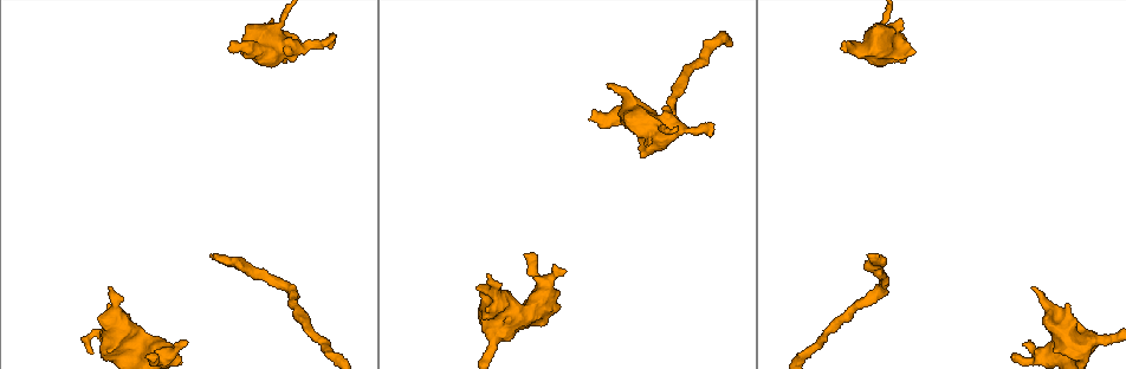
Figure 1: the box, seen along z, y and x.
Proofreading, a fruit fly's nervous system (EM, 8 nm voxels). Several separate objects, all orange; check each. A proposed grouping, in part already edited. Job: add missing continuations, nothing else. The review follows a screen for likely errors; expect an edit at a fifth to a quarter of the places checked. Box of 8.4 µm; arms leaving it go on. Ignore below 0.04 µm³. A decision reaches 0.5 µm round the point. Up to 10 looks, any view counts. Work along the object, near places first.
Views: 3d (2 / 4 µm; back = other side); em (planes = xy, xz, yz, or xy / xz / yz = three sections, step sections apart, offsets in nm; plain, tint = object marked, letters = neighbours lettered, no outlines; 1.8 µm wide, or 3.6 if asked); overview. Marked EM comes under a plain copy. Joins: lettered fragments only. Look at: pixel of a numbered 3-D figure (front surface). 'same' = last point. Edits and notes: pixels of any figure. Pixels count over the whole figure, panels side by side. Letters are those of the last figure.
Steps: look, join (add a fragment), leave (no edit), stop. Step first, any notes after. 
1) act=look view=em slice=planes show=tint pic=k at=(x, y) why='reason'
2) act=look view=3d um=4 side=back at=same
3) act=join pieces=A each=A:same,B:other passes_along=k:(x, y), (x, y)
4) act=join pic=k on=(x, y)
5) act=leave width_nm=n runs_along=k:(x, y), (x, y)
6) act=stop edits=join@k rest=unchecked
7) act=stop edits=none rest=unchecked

act=look view=em slice=xy step=4 show=letters pic=1 at=(330, 35) why='free end'

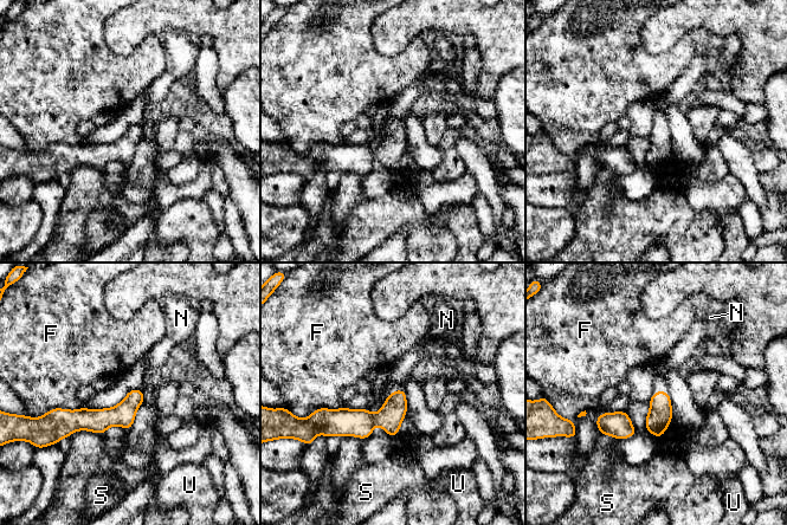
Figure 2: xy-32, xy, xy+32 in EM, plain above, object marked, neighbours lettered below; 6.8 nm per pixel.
act=look view=em slice=yz step=8 show=letters at=same why='cut it another way'

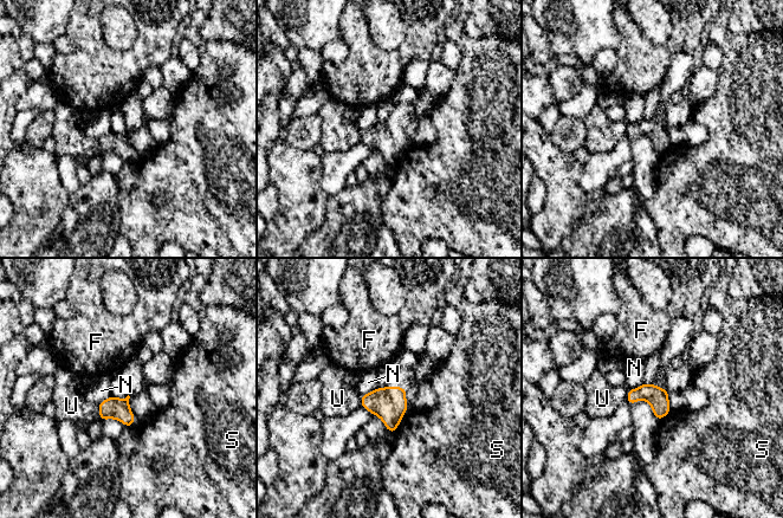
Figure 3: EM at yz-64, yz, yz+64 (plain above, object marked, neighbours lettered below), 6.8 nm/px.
act=leave each=F:other,N:other,S:other,U:other border=3:(377, 387), (361, 396) found='none of them fits'

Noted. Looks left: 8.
act=look view=em slice=planes show=letters pic=1 at=(1035, 287) why='an open end'

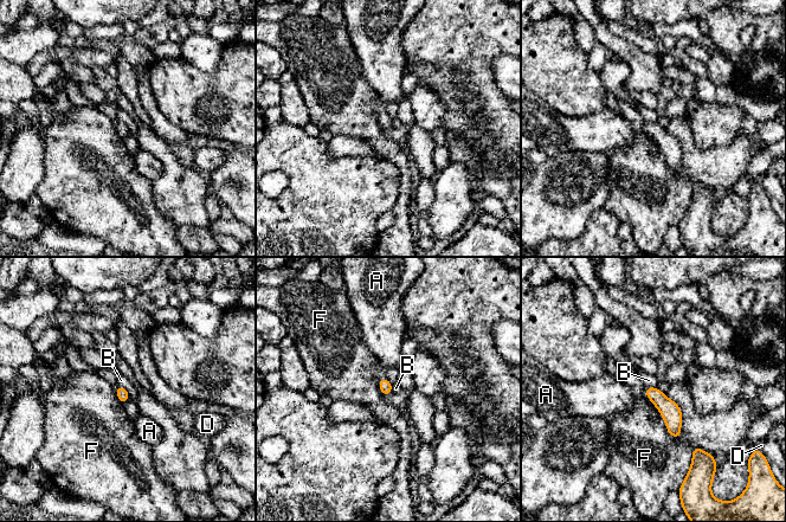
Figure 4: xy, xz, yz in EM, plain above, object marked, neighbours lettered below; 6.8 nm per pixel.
act=leave each=A:other,B:other,D:other,F:other runs_along=4:(648, 390), (670, 411), (676, 434) found='no lettered fragment goes on from it'

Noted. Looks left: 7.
act=look view=em um=3.6 slice=planes show=letters pic=1 at=(1070, 355) why='stops while still wide'

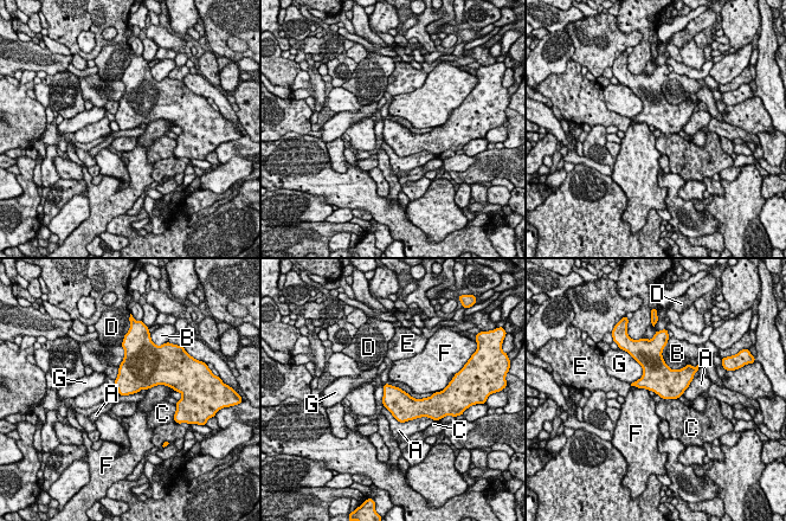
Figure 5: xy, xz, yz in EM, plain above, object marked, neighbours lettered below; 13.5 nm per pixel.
act=leave width_nm=340 each=A:other,B:other,C:other,D:other,E:other,F:other,G:other border=5:(662, 398), (677, 399) found='no lettered fragment goes on from it'

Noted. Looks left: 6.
act=look view=3d um=2 pic=1 at=(1026, 342) why='an open end'

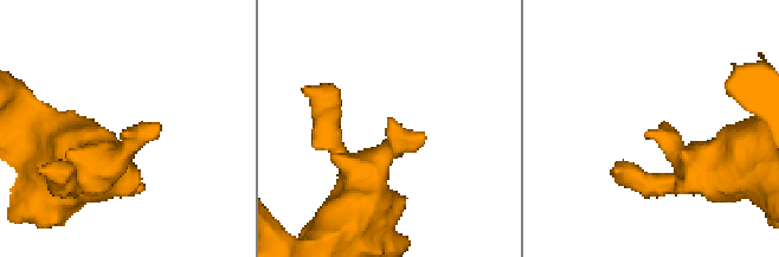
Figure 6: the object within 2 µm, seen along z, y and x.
act=look view=em slice=planes show=letters pic=6 at=(422, 134) why='need the tissue'

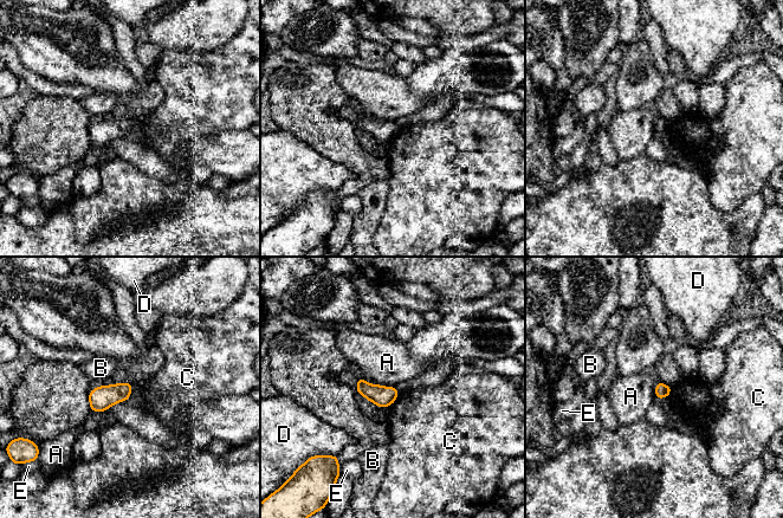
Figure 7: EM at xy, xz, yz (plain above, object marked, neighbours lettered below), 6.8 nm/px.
act=leave longest_contact=A:130nm each=A:other,B:other,C:other,D:other,E:other border=7:(377, 383), (395, 387) found='no lettered fragment goes on from it'

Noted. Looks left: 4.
act=stop edits=none rest=unchecked

